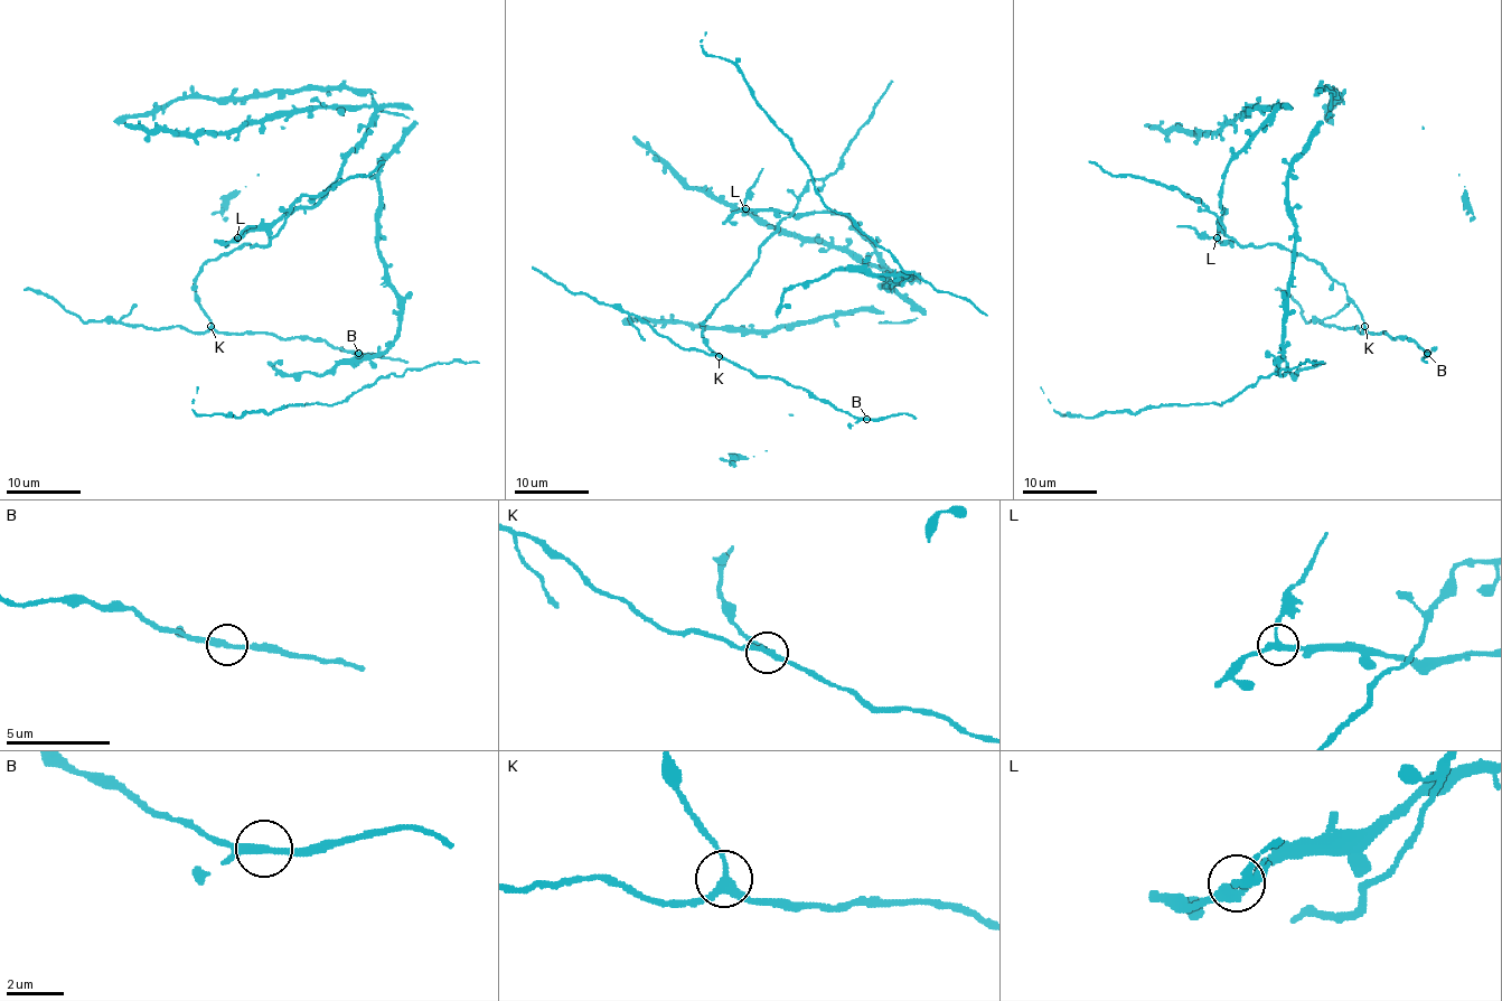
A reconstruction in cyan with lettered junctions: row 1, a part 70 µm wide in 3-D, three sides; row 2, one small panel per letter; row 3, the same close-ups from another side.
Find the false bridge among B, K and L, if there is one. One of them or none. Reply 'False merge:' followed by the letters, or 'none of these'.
False merge: L

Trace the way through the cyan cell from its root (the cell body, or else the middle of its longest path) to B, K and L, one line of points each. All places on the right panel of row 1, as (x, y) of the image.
B: (1292, 109), (1283, 105), (1230, 161), (1224, 232), (1319, 262), (1369, 331), (1406, 337), (1426, 354)
K: (1292, 109), (1283, 105), (1230, 161), (1219, 221), (1241, 245), (1280, 243), (1319, 262), (1344, 287), (1364, 326)
L: (1292, 109), (1283, 105), (1230, 161), (1223, 180), (1218, 237)

